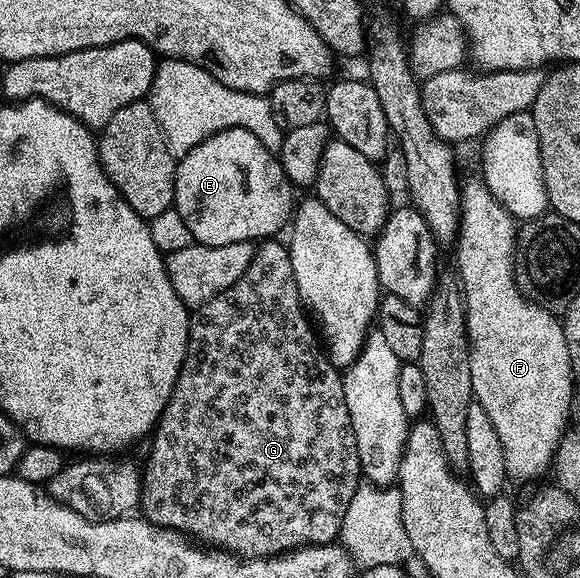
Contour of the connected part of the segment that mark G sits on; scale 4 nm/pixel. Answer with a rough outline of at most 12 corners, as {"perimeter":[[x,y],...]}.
{"perimeter":[[288,246],[191,314],[142,513],[238,557],[361,485]]}

